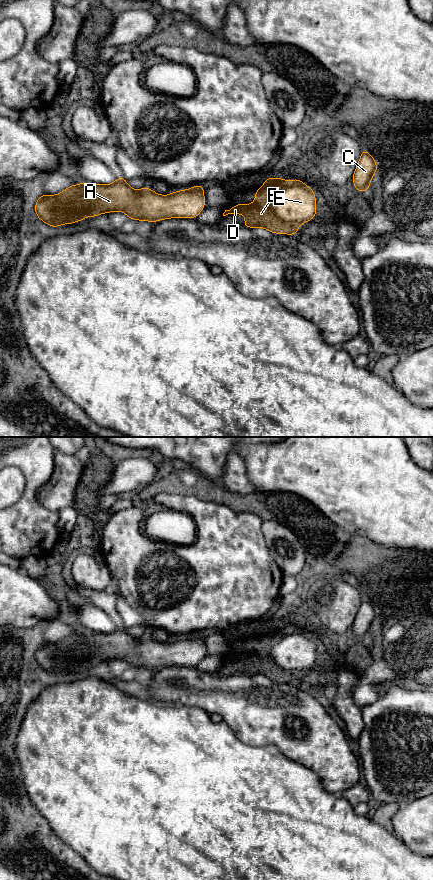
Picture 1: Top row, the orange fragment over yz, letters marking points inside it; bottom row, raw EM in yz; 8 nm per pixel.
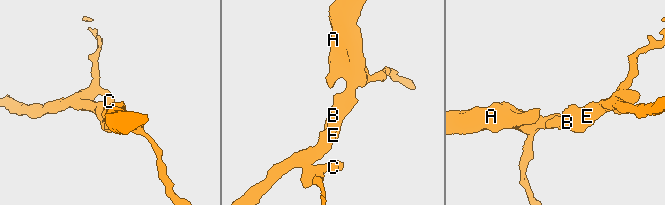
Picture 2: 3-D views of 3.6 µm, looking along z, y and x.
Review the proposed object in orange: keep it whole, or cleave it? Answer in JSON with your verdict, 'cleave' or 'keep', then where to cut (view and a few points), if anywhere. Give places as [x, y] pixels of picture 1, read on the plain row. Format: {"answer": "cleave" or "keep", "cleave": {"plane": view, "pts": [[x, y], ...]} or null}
{"answer": "cleave", "cleave": {"plane": "yz", "pts": [[286, 629], [271, 649], [270, 657], [279, 666], [299, 672]]}}

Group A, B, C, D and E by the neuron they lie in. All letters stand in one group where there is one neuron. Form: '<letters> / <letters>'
A C D E / B

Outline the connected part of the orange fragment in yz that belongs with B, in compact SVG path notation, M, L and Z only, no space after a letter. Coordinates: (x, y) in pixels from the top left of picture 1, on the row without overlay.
M265 626L265 633L260 634L255 641L255 649L248 656L244 675L262 675L275 682L296 683L300 672L286 670L274 663L270 651L282 638L285 628L283 626Z

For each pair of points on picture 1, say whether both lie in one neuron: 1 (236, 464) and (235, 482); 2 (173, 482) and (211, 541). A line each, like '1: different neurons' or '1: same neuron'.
1: same neuron
2: different neurons

